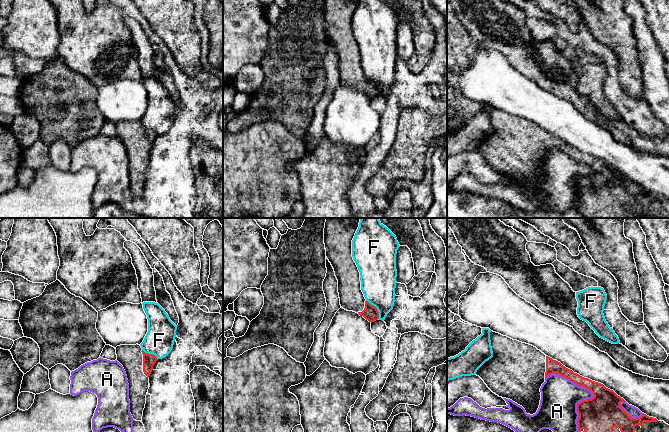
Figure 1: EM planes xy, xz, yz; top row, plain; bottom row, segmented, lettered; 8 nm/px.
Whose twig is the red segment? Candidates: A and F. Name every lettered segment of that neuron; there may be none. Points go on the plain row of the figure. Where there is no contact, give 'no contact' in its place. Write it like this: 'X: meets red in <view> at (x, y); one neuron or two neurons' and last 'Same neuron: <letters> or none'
A: meets red in yz at (591, 174); two neurons
F: meets red in xz at (376, 84); two neurons
Same neuron: none

